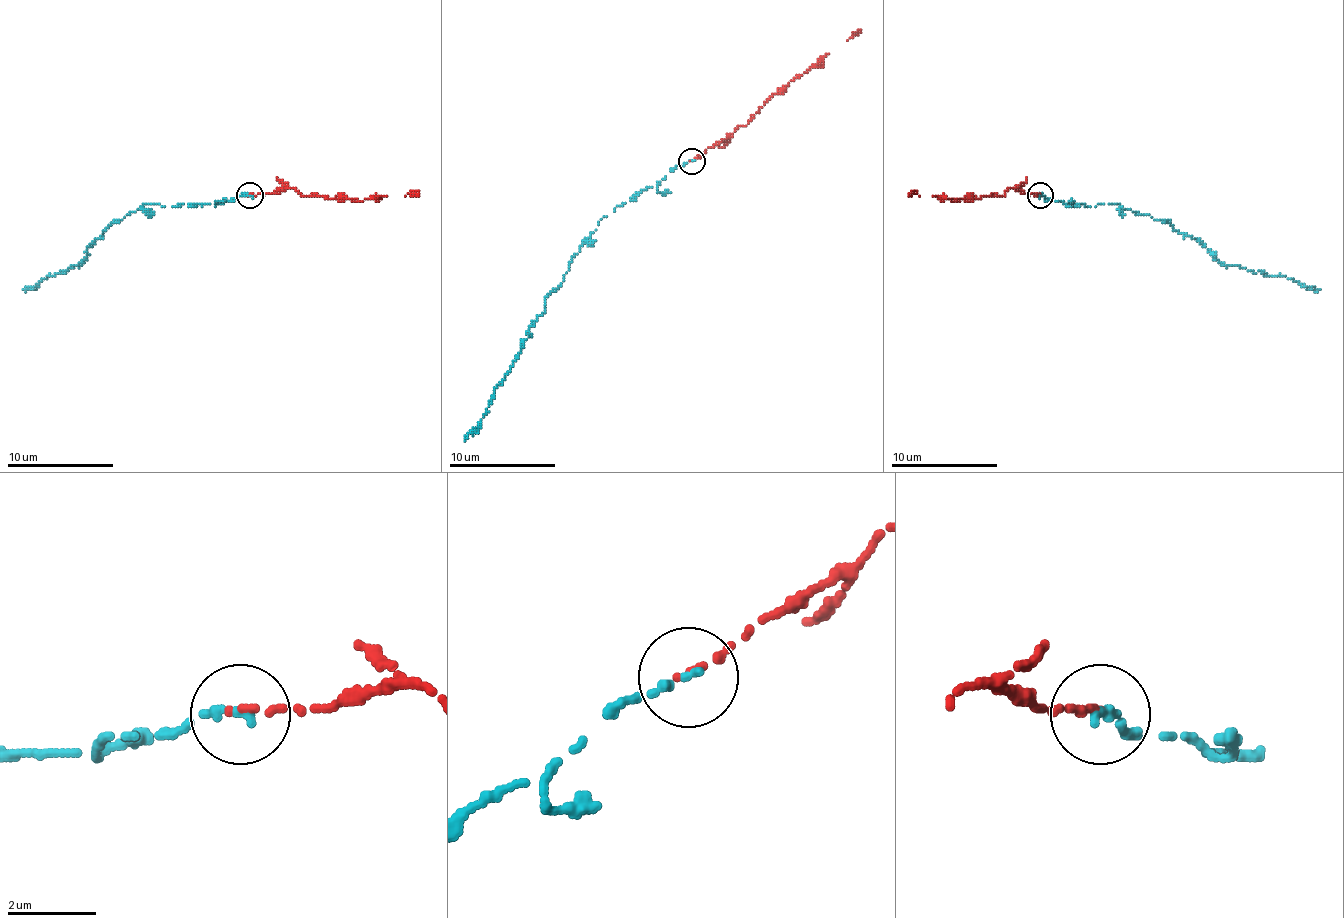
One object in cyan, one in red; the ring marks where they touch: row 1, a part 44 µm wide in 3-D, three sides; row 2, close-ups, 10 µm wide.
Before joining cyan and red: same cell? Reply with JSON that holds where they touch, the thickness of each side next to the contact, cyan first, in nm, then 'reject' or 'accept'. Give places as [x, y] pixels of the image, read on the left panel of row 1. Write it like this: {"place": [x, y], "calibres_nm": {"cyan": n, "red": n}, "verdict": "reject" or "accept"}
{"place": [249, 195], "calibres_nm": {"cyan": 190, "red": 160}, "verdict": "accept"}

